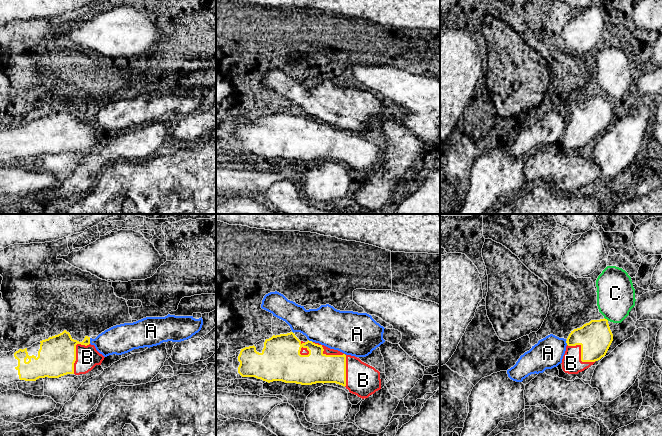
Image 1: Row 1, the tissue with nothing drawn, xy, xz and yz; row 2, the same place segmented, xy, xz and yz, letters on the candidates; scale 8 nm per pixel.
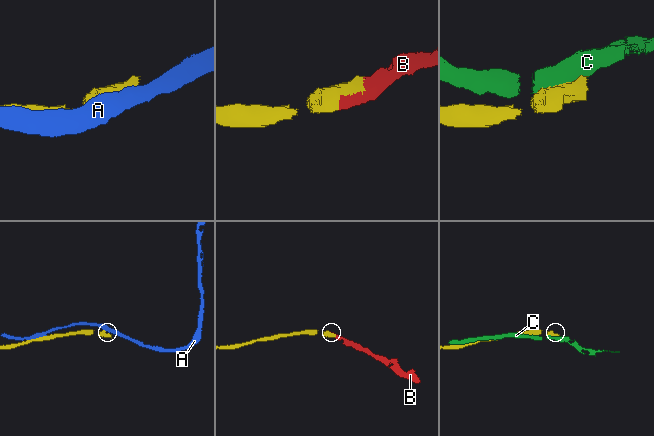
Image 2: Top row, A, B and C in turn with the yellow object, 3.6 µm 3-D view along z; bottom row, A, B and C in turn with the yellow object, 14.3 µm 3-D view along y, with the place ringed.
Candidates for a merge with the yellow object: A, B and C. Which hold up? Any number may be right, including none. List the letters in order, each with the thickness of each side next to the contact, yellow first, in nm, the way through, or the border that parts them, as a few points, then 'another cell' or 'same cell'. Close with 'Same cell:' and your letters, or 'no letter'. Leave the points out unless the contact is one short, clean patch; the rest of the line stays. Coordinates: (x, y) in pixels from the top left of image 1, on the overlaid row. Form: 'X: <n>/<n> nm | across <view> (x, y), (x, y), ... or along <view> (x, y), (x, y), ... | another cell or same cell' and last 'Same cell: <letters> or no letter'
A: 260/240 nm | another cell
B: 260/260 nm | same cell
C: 260/300 nm | along yz (604, 317), (608, 320) | another cell
Same cell: B

